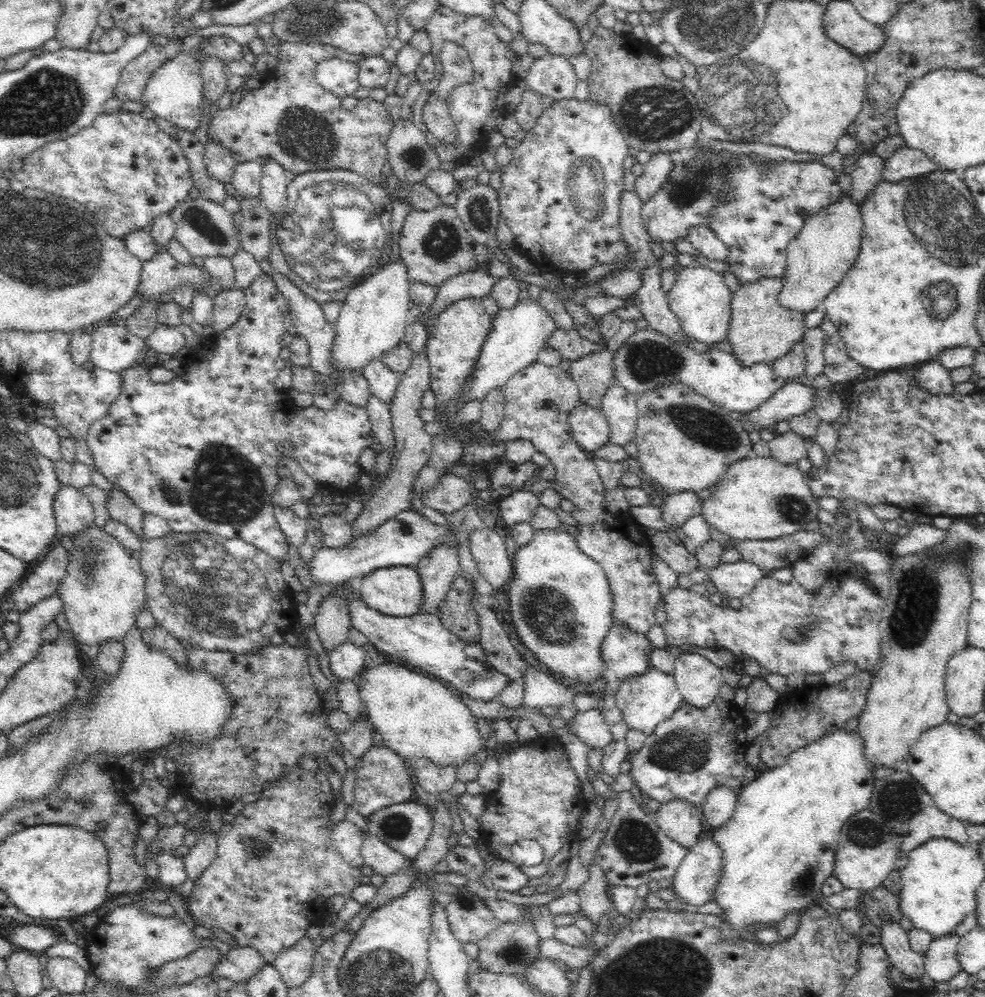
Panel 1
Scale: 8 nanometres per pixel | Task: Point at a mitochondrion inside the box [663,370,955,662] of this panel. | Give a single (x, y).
(914, 609)

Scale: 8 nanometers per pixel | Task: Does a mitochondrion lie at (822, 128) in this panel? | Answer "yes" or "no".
no

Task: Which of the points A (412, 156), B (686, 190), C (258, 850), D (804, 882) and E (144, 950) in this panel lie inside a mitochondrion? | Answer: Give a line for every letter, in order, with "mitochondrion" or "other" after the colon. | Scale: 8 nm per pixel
A: mitochondrion
B: mitochondrion
C: mitochondrion
D: mitochondrion
E: mitochondrion

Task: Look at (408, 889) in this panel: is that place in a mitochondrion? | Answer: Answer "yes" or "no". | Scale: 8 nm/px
no

